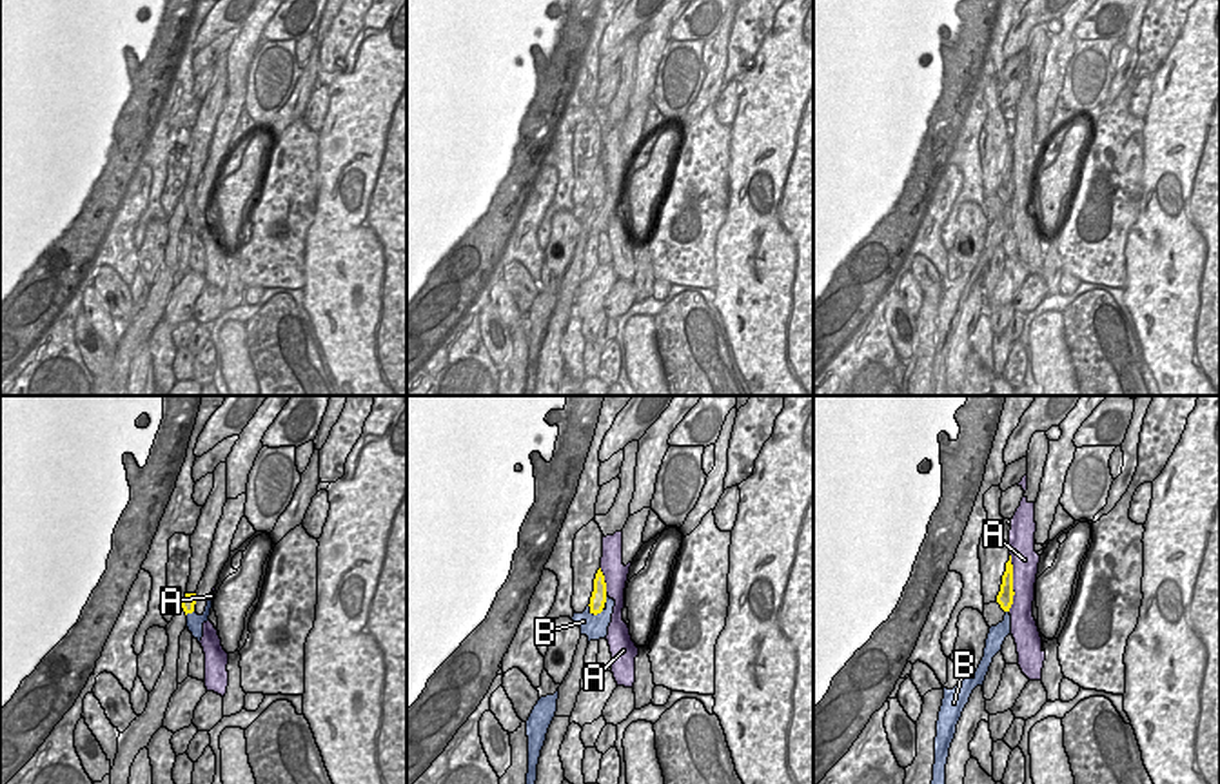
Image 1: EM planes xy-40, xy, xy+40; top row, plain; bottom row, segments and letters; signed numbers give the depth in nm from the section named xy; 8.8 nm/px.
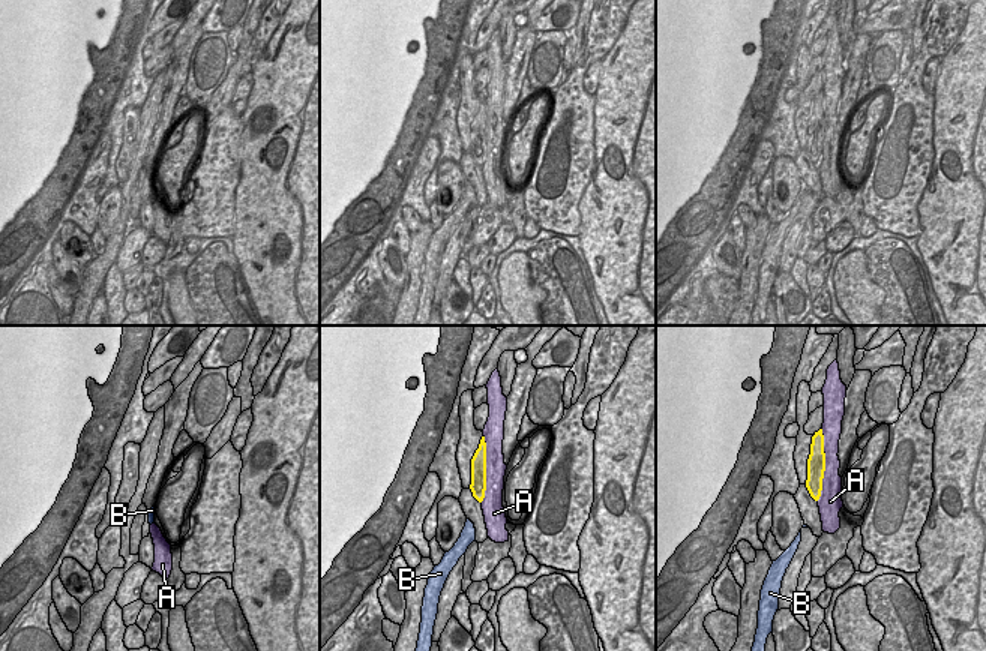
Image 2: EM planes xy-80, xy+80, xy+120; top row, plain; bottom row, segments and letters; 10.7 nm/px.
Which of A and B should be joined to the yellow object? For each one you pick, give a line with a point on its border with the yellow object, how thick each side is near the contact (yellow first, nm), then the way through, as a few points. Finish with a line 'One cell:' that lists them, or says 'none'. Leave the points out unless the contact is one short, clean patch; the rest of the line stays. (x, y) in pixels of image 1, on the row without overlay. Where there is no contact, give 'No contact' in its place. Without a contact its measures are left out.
B: Touches yellow at xy (596, 207). Thickness 140 nm (yellow) against 220 nm. Path across: xy (598, 193), (596, 207), (594, 220)
One cell: B

